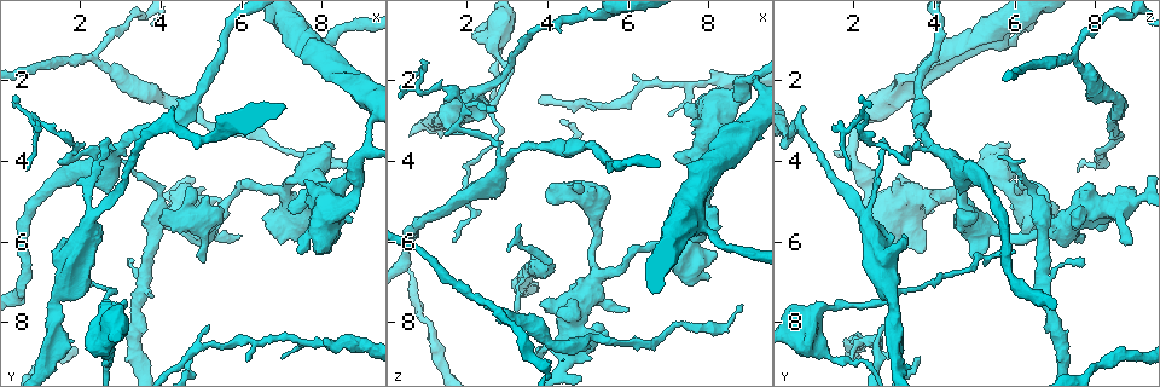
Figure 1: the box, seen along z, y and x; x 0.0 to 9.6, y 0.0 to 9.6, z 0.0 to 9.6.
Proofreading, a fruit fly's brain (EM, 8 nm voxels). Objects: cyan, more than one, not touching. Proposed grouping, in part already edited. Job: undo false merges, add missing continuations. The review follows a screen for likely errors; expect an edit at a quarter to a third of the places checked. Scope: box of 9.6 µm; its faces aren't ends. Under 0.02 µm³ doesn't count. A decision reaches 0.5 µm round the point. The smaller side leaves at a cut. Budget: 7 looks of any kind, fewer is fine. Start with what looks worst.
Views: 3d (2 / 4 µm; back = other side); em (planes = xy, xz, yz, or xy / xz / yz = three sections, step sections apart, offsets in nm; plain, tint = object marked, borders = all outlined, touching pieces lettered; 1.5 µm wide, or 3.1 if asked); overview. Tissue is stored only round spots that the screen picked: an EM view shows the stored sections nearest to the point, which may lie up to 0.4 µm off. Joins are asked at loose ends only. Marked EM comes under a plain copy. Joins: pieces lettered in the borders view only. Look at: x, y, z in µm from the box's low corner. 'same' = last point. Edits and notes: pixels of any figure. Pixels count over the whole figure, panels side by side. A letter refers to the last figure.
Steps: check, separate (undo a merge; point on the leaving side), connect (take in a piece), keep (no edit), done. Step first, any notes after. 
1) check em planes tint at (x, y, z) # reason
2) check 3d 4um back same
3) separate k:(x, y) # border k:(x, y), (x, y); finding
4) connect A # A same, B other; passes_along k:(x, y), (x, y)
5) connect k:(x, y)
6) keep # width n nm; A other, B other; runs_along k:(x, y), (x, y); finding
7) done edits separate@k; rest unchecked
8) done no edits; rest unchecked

check em planes borders at (0.60, 4.25, 1.90) # free end

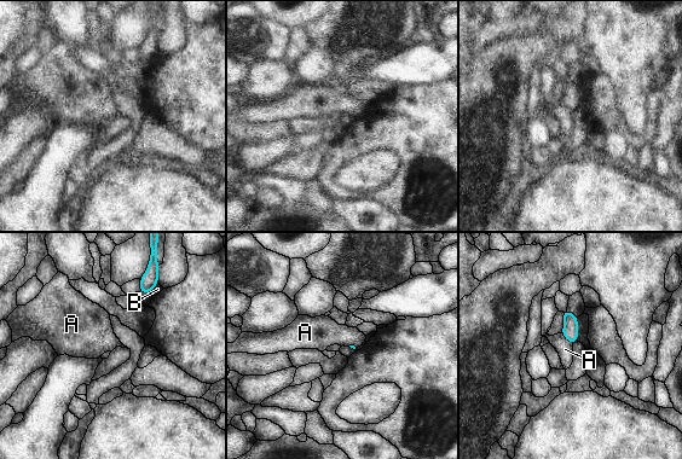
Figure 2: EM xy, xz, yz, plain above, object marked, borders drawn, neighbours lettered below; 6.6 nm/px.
keep # A other, B other; no lettered piece goes on from it

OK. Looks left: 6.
check 3d 4um at (2.40, 1.40, 7.50) # three-way junction

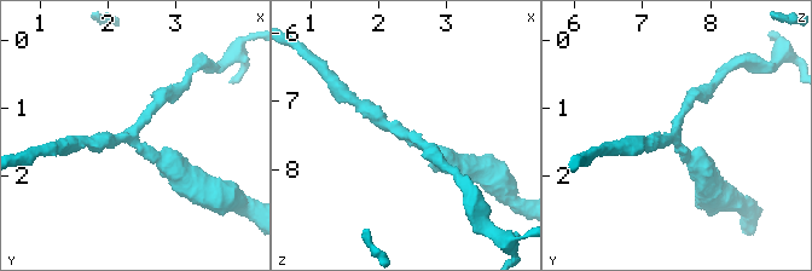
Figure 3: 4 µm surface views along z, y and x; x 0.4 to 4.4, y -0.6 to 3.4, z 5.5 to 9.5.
check em xz step 8 tint at (2.30, 1.45, 7.45)

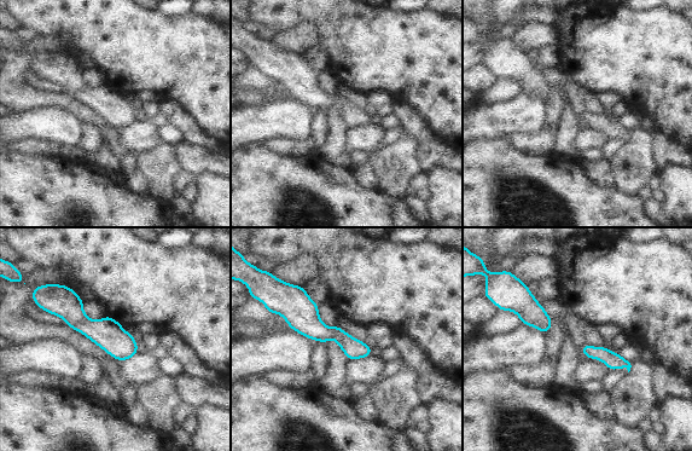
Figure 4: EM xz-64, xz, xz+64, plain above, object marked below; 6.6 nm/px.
check em xz step 8 borders same

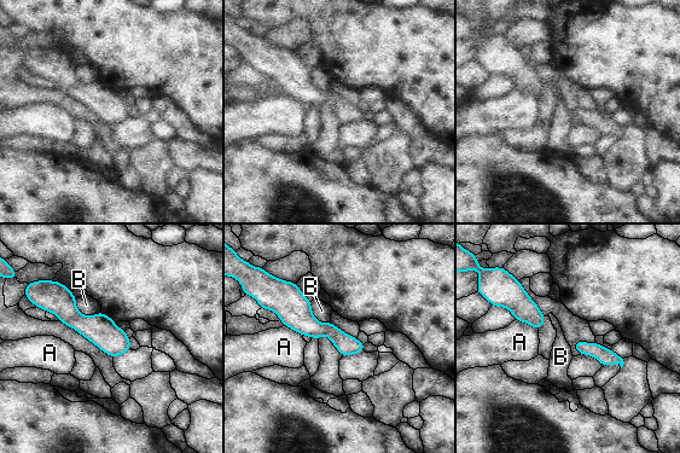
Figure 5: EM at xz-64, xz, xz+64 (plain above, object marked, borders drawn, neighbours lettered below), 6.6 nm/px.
keep # A other, B other; arms 3; runs_along 5:(277, 305), (361, 348); all the same neuron

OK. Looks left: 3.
check em xz step 8 tint at (8.70, 4.45, 3.05) # free end

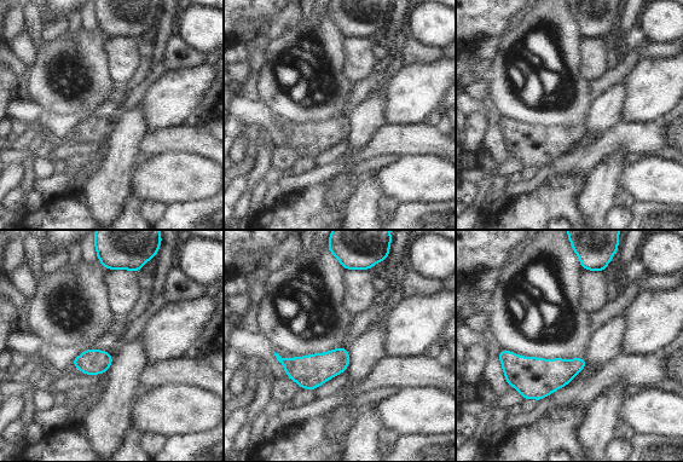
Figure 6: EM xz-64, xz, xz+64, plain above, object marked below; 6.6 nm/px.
check em planes borders same # cut it another way

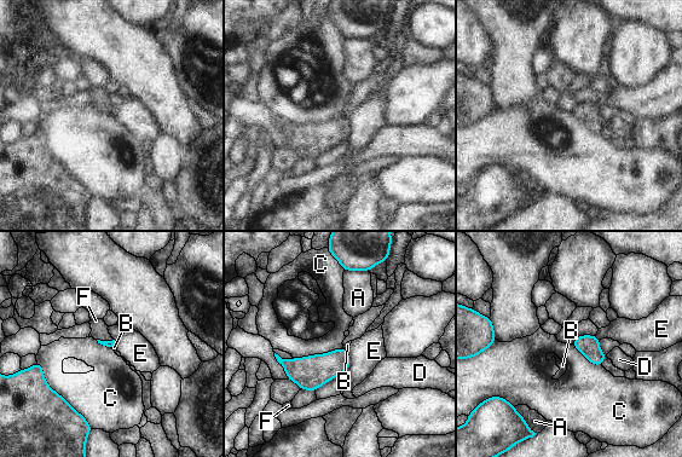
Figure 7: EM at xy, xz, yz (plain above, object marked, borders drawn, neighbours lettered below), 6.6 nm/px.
keep # longest_contact C 600 nm; A other, B other, C other, D other, E other, F other; border 7:(36, 360), (45, 381), (92, 428); no lettered piece goes on from it

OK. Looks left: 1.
done no edits; rest unchecked

